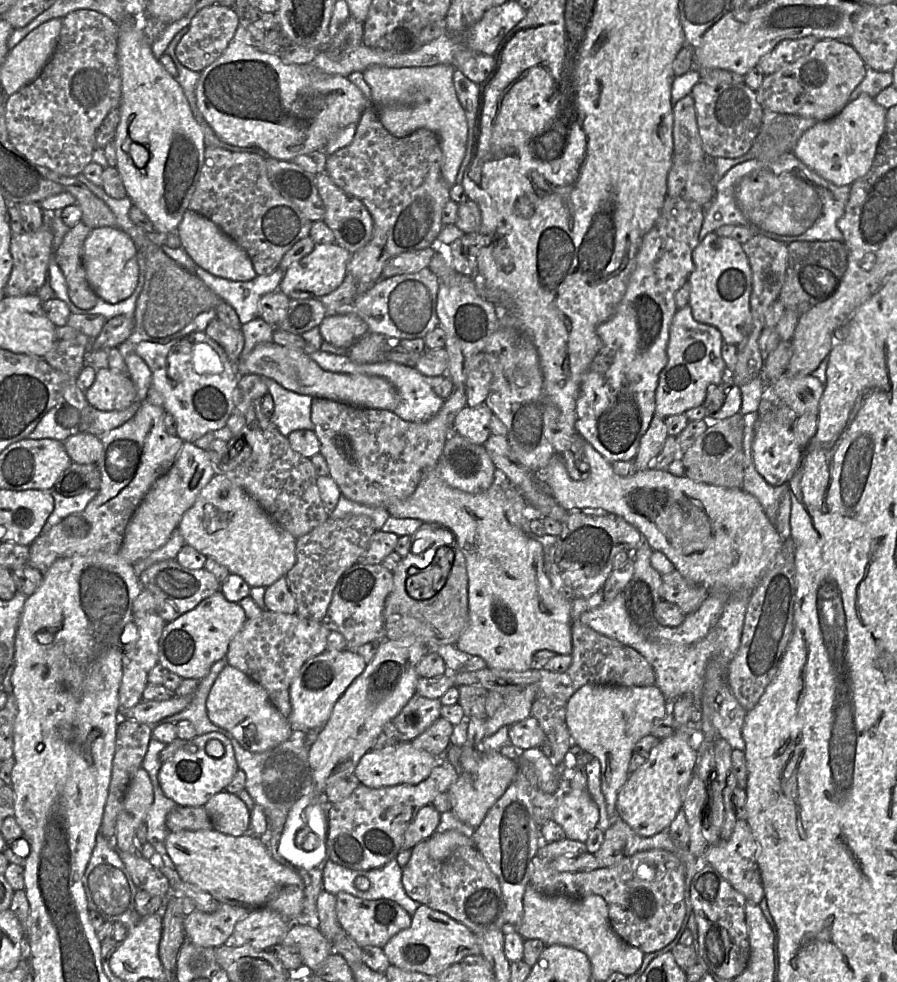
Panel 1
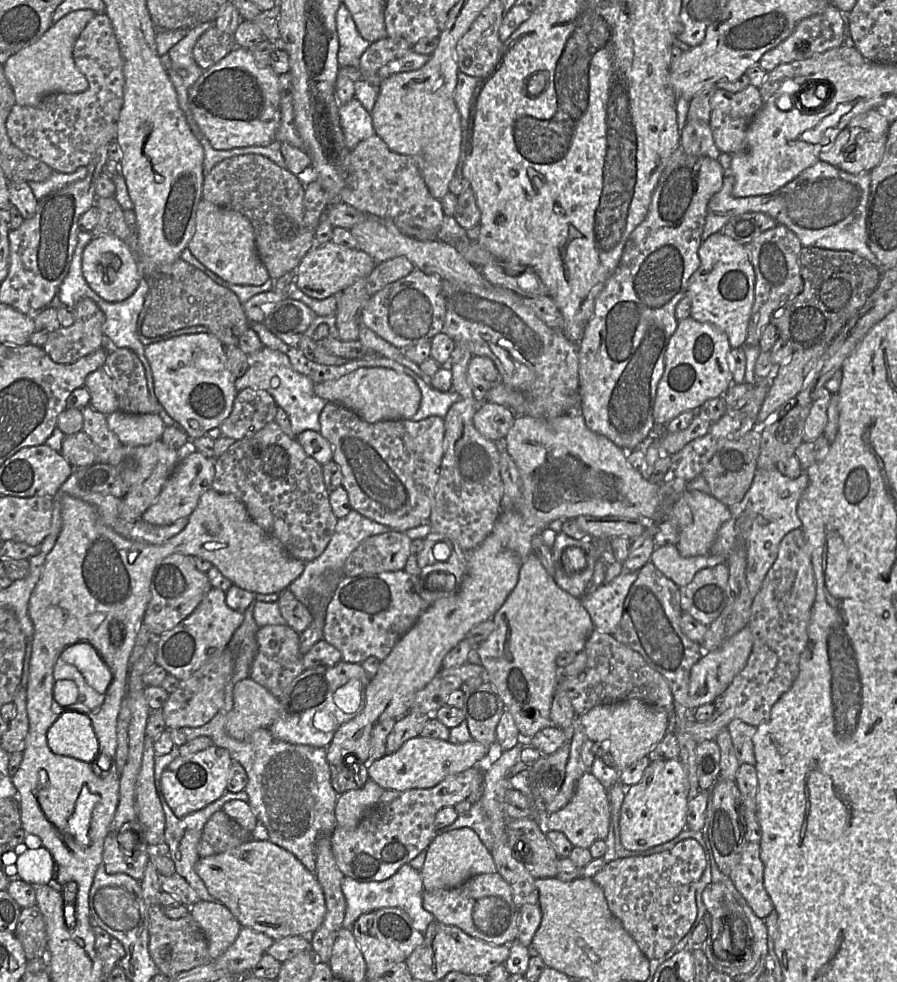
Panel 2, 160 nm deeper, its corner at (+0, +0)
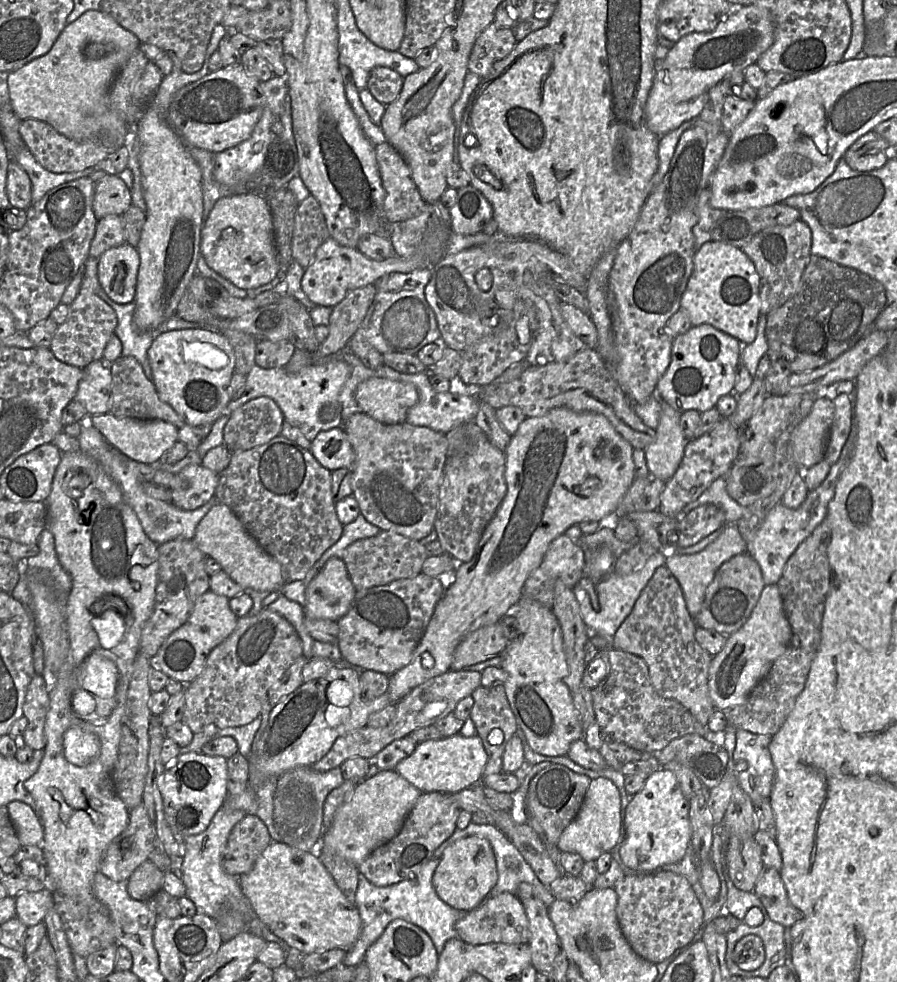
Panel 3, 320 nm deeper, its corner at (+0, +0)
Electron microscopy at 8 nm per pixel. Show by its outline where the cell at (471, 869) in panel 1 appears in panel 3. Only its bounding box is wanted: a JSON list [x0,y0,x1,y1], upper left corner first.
[456,892,530,945]

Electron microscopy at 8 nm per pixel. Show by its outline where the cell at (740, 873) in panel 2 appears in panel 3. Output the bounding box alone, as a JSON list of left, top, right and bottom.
[753,868,802,928]

